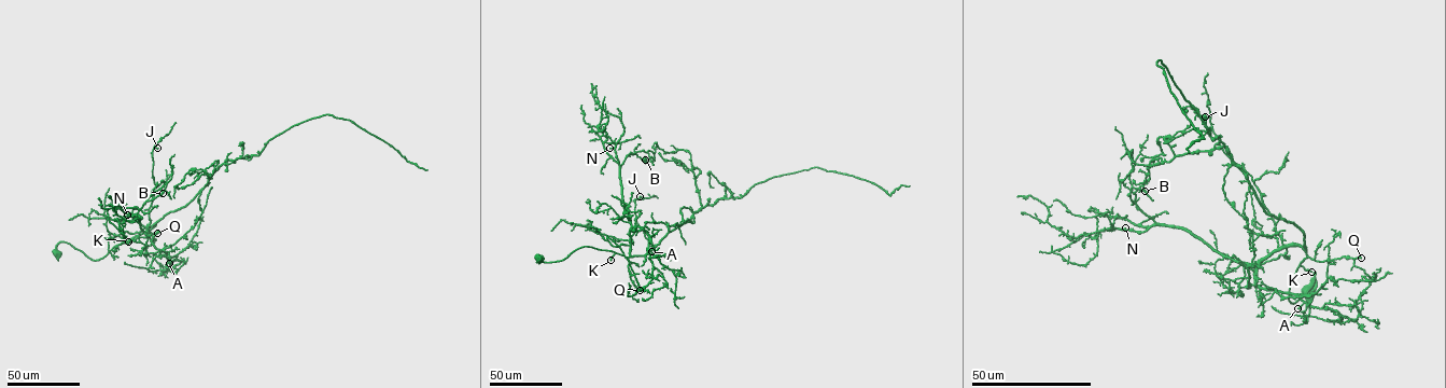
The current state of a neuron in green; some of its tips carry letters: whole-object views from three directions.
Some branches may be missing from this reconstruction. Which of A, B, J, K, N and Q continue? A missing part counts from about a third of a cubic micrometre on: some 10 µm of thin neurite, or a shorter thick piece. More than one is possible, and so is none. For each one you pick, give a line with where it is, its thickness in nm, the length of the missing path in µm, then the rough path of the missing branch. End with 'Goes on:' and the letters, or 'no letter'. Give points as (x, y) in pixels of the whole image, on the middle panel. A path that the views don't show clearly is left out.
Q: Place: (640, 290). Thickness 240 nm. Missing length about 25 µm
Goes on: Q

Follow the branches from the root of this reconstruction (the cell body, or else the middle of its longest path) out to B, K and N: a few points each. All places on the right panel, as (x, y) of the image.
B: (1310, 291), (1315, 272), (1289, 300), (1301, 247), (1235, 261), (1159, 225), (1135, 202), (1145, 191)
K: (1310, 291), (1314, 288), (1315, 272), (1308, 291), (1294, 303), (1289, 300), (1297, 267), (1301, 265), (1311, 272)
N: (1310, 291), (1315, 272), (1308, 291), (1289, 300), (1306, 257), (1300, 246), (1244, 264), (1180, 227), (1125, 227)

